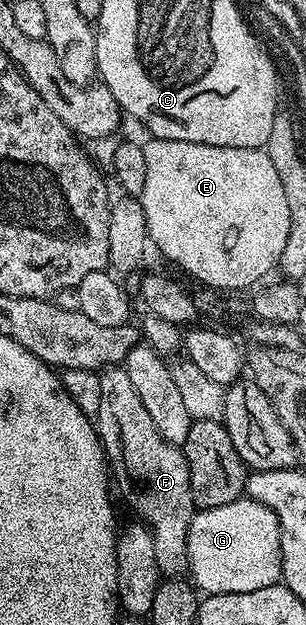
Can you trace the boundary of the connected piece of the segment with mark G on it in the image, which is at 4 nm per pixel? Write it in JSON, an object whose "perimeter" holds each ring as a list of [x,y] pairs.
{"perimeter":[[[245,495],[215,509],[195,512],[188,531],[186,559],[193,584],[206,595],[247,593],[279,584],[282,552],[278,516],[264,503]]]}

